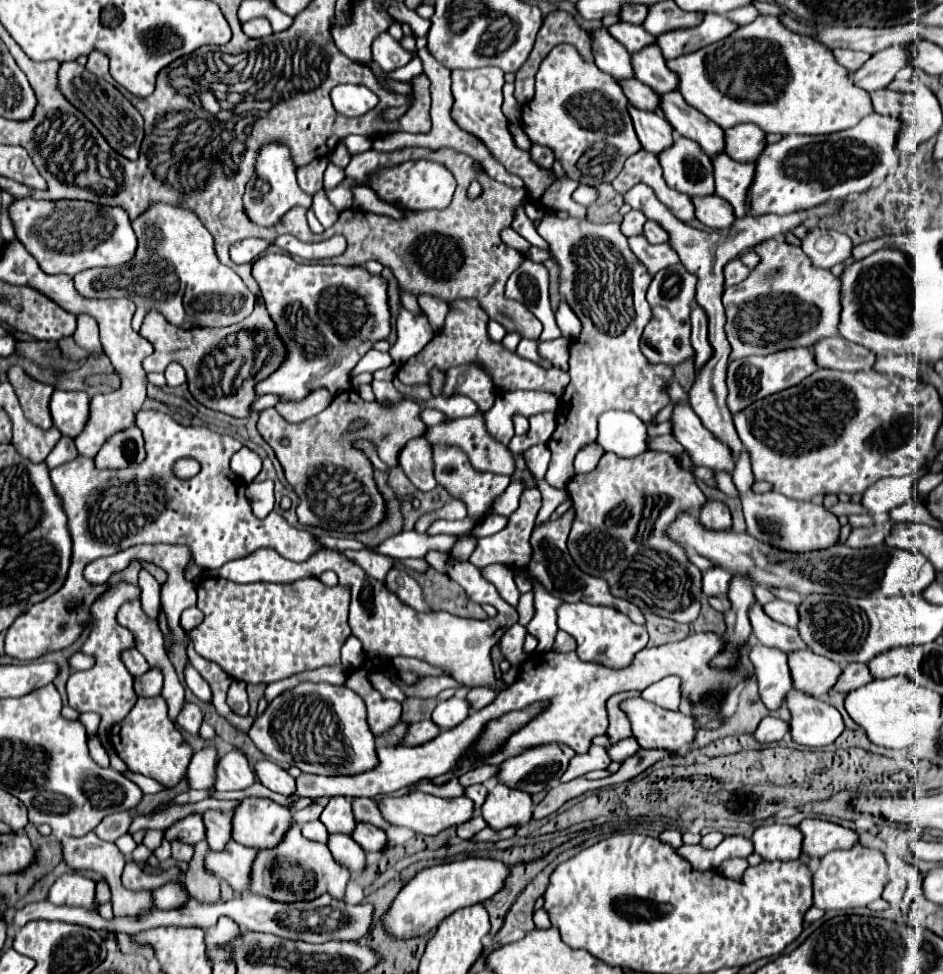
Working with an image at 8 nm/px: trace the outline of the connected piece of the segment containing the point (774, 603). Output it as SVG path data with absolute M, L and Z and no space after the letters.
M771 600L769 604L763 606L765 614L785 626L791 626L795 628L797 622L799 622L799 612L797 612L797 606L795 604L789 604L789 602L783 602L783 600Z

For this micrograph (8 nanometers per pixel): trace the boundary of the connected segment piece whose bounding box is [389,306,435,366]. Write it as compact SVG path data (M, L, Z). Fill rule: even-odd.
M401 306L397 316L397 340L389 350L395 366L401 366L403 362L419 354L427 346L427 342L431 342L433 336L435 332L425 312L409 312Z

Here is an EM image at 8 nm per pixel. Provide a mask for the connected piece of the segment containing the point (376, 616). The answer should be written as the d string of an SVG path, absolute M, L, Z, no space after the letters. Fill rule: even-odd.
M321 548L319 554L313 554L307 558L307 562L291 562L285 558L279 558L275 550L257 550L245 558L239 558L239 562L227 562L227 566L219 568L217 576L227 578L231 582L249 584L249 582L295 582L297 578L318 577L320 572L332 570L339 576L339 584L351 584L353 592L353 604L349 612L349 626L353 630L353 636L357 636L363 644L363 650L367 654L367 664L361 670L355 670L347 678L347 686L357 692L367 706L367 724L373 734L383 734L391 726L399 722L402 714L402 706L399 702L383 698L377 690L373 690L371 682L367 680L367 674L371 670L377 670L385 664L385 660L395 656L413 656L419 660L429 662L431 666L449 670L453 678L465 686L491 686L503 690L503 680L497 680L493 674L491 664L491 648L499 642L499 638L505 634L507 628L511 628L517 622L517 610L513 606L505 604L505 610L501 610L495 618L487 620L475 620L475 618L461 618L449 612L417 612L407 604L401 604L399 598L387 590L387 586L361 570L361 566L355 566L349 558L343 558L341 550Z

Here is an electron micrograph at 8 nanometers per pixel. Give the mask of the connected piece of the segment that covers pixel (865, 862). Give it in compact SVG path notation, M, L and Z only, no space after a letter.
M857 844L851 850L835 850L821 860L817 872L813 874L813 896L815 896L813 906L823 910L845 910L867 906L869 902L881 898L887 882L889 882L887 862L879 850L865 848L861 844Z

